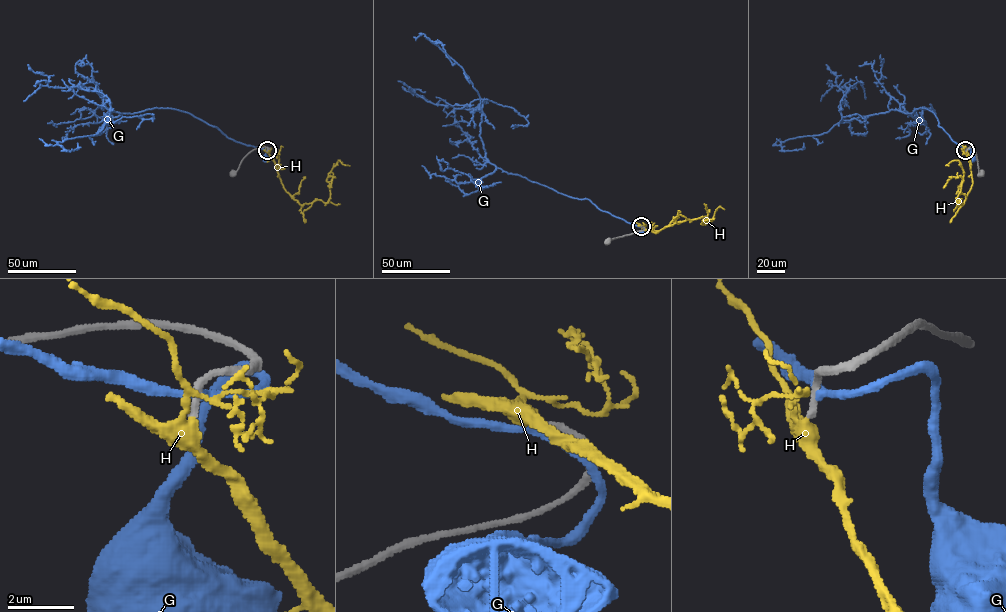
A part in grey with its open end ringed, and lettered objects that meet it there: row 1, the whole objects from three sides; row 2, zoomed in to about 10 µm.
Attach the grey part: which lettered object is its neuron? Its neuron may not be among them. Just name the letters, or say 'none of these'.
H

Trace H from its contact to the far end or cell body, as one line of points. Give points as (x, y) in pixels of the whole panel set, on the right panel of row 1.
H: (966, 151), (972, 185), (962, 204), (956, 201), (963, 176), (961, 163), (951, 161), (948, 166)

